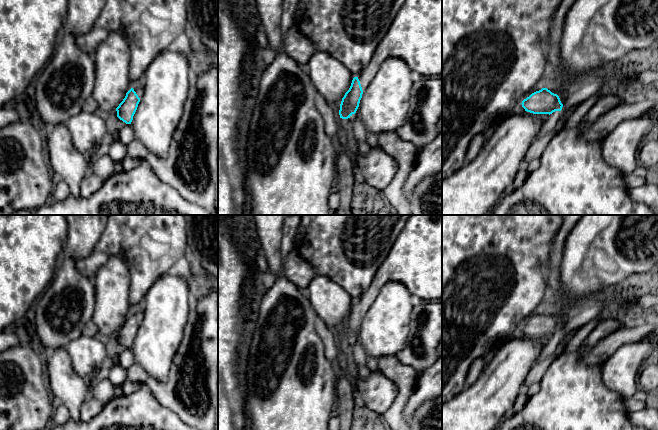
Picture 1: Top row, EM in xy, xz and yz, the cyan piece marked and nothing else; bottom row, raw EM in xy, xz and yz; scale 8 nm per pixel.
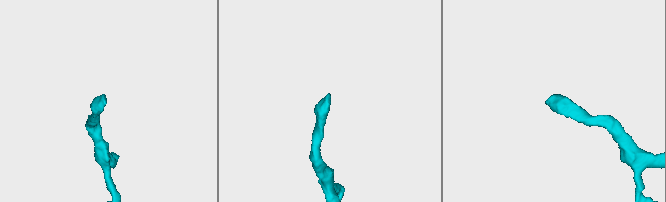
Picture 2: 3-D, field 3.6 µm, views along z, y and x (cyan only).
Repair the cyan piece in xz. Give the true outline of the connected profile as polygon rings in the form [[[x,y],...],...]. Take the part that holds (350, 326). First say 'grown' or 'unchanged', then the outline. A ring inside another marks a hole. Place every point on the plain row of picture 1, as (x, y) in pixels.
grown; [[[412,215],[407,220],[368,289],[358,301],[353,302],[342,322],[340,342],[348,343],[356,337],[363,315],[375,301],[382,286],[389,281],[402,283],[411,296],[417,296],[423,301],[442,298],[442,215]]]

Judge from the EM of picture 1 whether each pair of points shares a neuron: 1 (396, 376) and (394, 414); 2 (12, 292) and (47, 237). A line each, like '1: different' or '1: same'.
1: same
2: same

